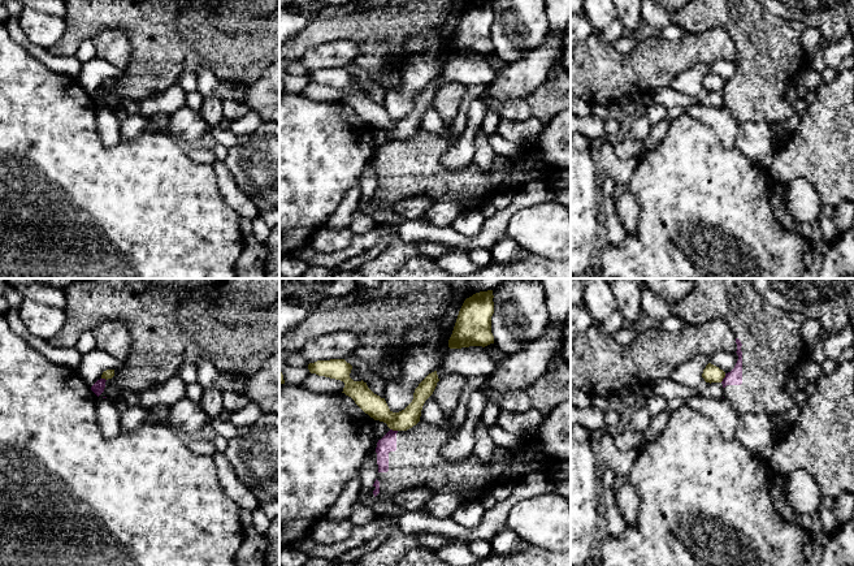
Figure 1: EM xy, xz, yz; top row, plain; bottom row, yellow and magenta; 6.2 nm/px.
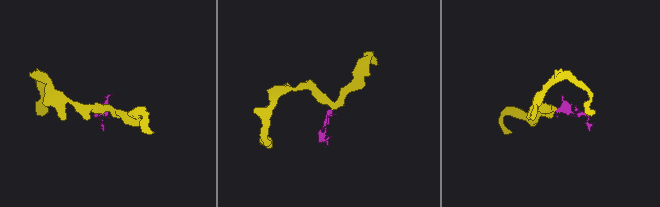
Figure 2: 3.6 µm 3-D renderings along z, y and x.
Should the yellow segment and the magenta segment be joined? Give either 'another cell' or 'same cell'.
another cell

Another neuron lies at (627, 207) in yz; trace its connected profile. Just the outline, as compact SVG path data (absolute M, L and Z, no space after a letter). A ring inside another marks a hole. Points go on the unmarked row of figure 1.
M629 191L615 200L615 209L630 239L636 238L640 207Z

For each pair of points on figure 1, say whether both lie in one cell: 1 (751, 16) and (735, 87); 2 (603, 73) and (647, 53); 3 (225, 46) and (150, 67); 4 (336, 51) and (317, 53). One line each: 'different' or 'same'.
1: same
2: same
3: same
4: same

